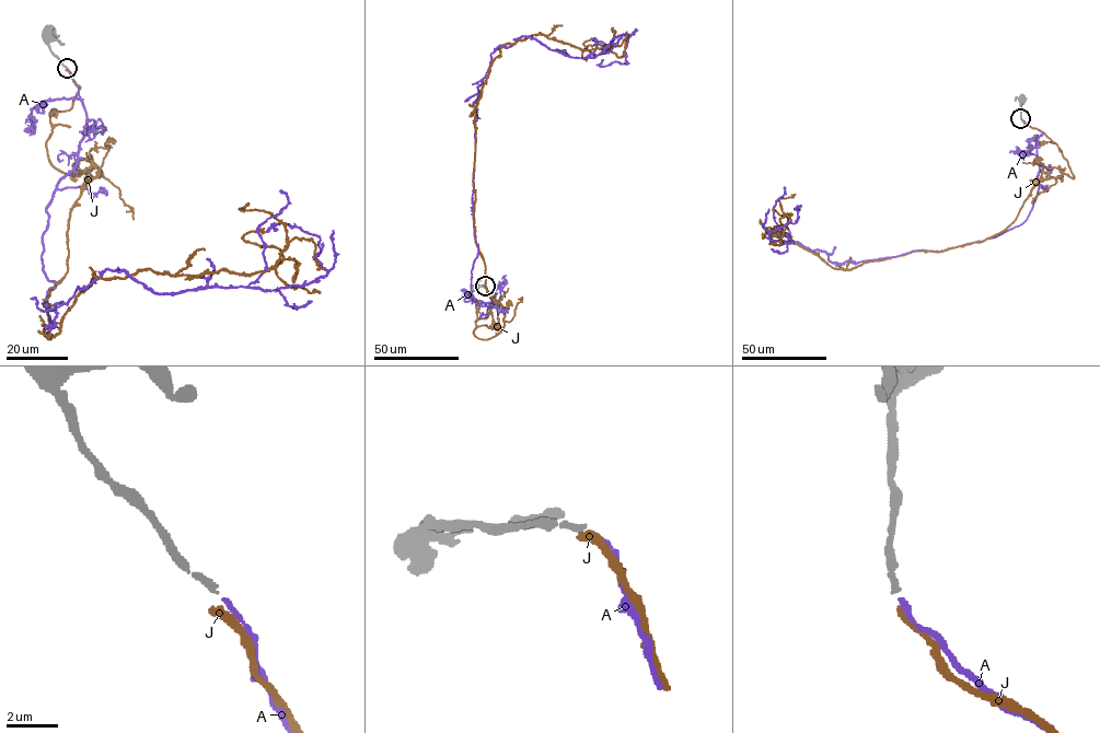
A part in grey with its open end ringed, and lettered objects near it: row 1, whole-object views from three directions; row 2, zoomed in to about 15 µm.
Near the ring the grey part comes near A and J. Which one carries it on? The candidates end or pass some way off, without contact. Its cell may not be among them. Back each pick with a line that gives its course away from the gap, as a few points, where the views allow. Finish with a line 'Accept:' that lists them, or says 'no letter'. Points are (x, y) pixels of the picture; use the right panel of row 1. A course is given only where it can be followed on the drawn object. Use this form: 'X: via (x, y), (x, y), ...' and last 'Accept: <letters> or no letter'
A: via (1021, 118), (1039, 188), (994, 237), (837, 264), (773, 244), (794, 208)
Accept: A

